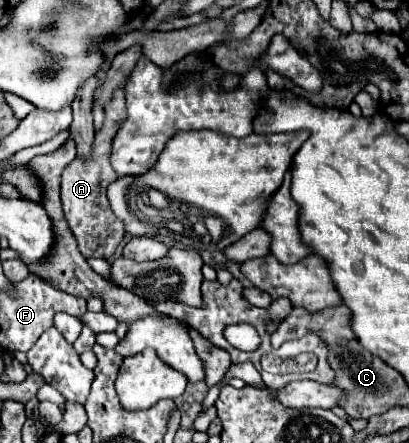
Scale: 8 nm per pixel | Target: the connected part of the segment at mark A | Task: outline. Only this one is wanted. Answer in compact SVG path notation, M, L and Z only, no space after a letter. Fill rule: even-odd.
M127 77L123 79L123 83L119 85L119 89L115 89L113 99L107 103L105 107L105 119L103 119L103 127L99 131L95 131L95 141L93 141L93 149L91 149L91 157L83 159L83 157L75 157L71 161L71 165L67 165L67 169L63 171L61 177L61 203L63 203L63 211L67 217L67 223L79 243L79 251L83 253L83 257L101 257L101 259L111 259L115 255L115 251L125 243L125 231L123 231L123 221L119 221L115 217L115 213L109 207L107 201L107 185L111 181L115 181L119 175L111 169L111 141L115 139L115 133L119 131L119 125L123 123L125 117L125 101L123 101L123 85L127 85Z

